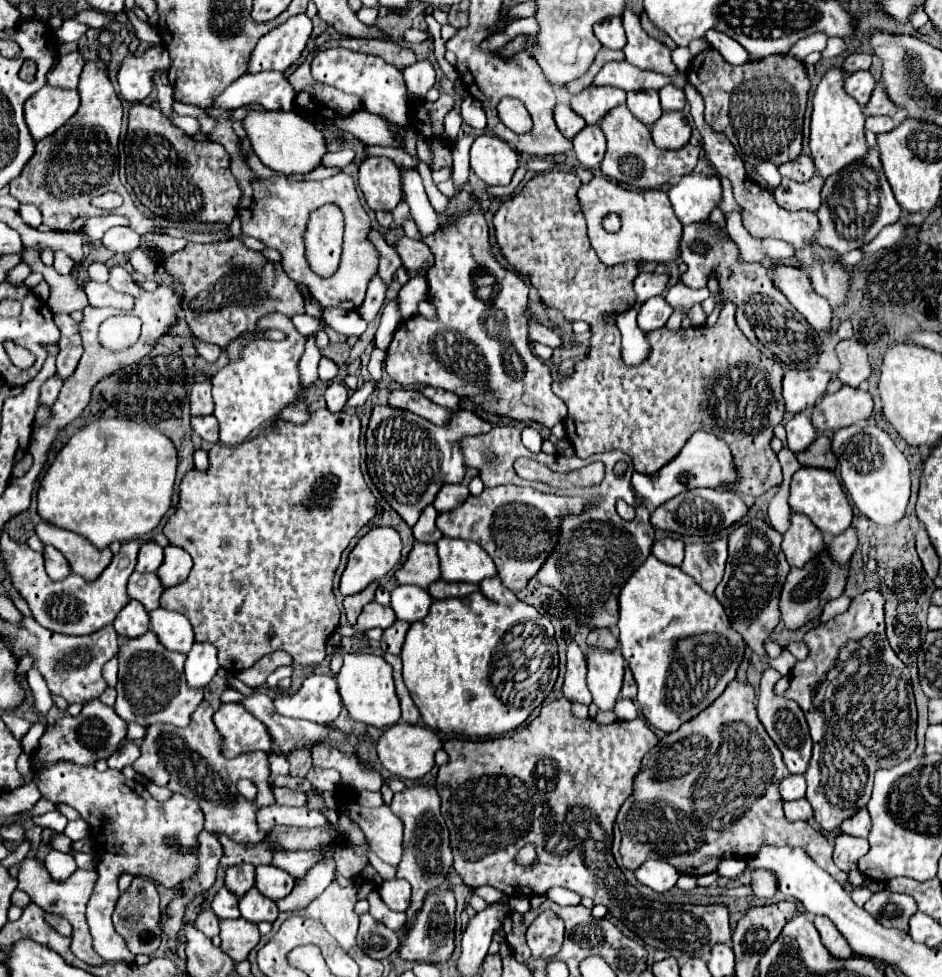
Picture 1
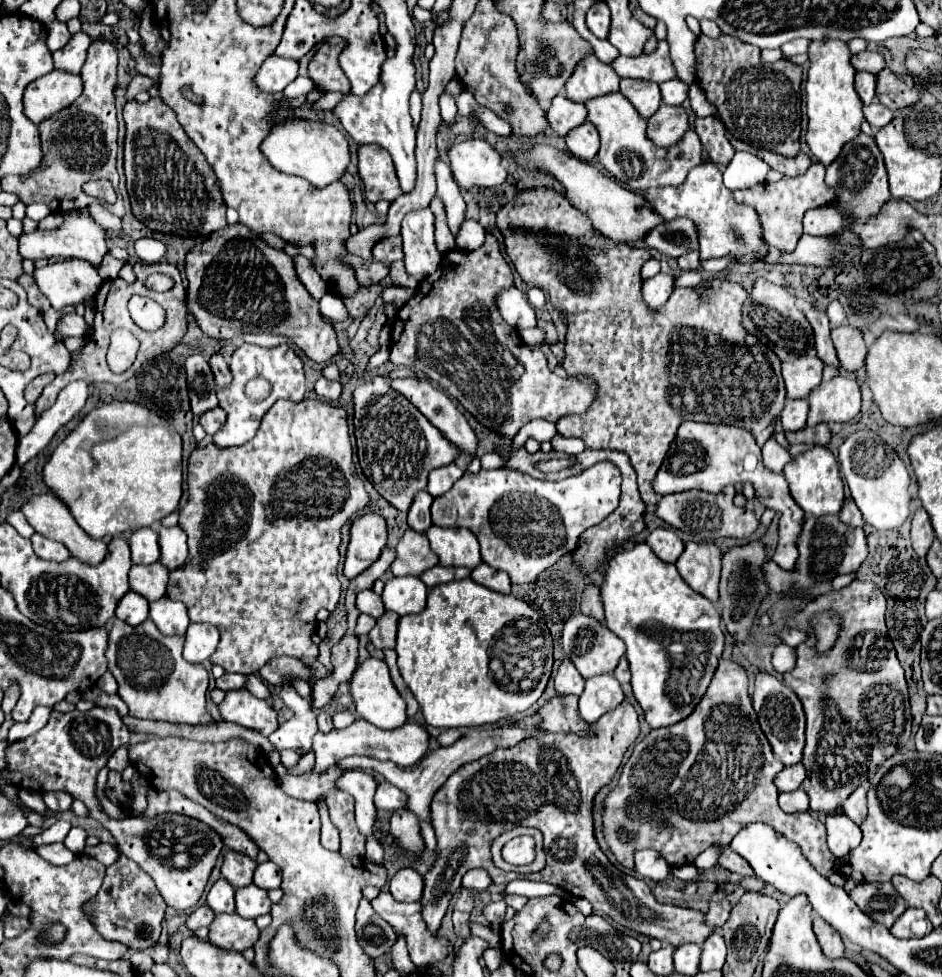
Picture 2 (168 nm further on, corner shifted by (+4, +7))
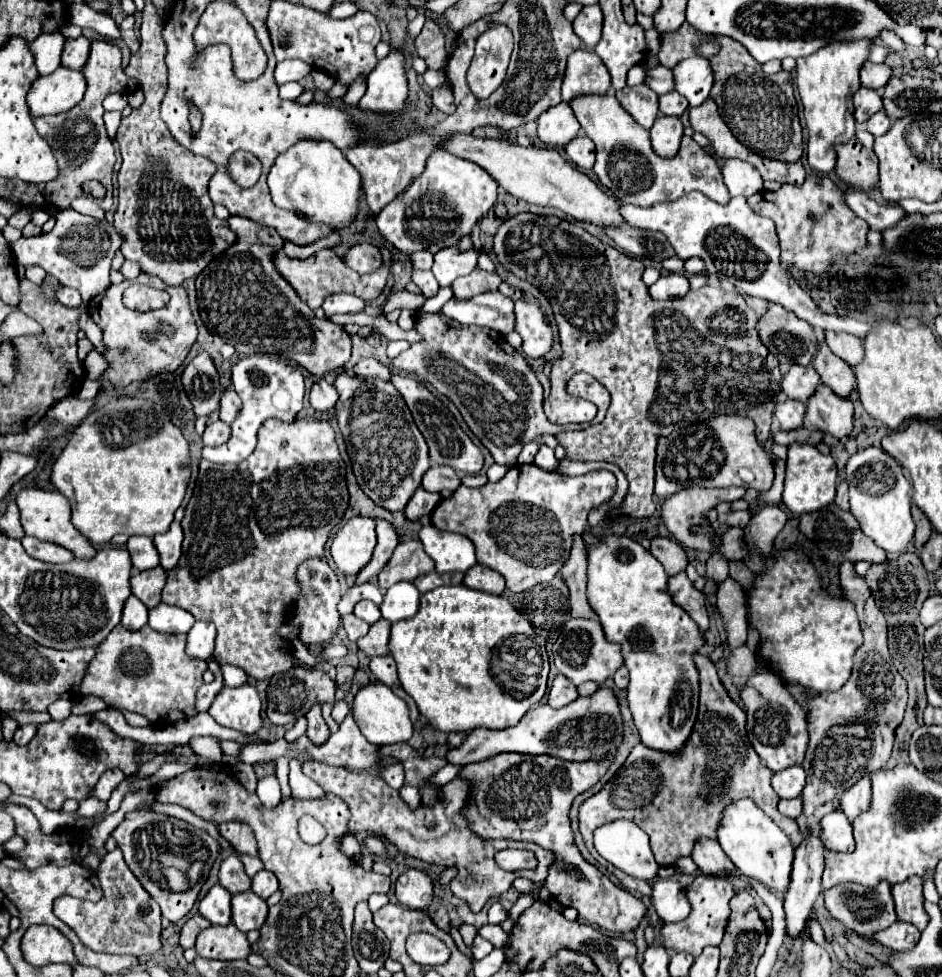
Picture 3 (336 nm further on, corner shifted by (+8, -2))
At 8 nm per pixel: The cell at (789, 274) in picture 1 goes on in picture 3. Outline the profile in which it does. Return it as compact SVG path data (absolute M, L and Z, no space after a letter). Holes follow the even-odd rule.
M825 343L819 345L819 351L813 359L813 367L819 373L821 381L835 391L835 395L851 399L853 391L857 389L853 369L847 363L841 363L841 359L837 359L837 355L833 355Z

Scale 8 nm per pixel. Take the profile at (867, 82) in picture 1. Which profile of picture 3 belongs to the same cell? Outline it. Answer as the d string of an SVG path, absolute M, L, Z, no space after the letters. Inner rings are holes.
M861 87L861 89L855 93L855 121L857 121L859 125L865 123L873 113L877 113L877 111L881 111L881 109L883 109L883 101L881 101L879 91Z

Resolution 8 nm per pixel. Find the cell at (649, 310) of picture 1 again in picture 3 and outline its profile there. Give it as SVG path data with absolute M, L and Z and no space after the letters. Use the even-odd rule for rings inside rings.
M681 273L661 275L657 283L649 287L653 299L675 299L675 297L683 297L687 291L689 291L689 279Z

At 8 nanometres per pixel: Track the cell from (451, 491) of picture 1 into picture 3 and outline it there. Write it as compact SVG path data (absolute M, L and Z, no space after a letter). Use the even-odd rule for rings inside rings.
M431 467L423 475L423 489L433 491L433 493L441 493L443 489L455 491L459 487L459 483L461 481L451 467Z

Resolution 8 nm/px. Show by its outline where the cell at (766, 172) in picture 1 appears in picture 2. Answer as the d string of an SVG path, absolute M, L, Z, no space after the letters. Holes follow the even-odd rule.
M735 152L733 160L723 172L723 183L730 190L742 190L753 188L757 184L765 182L765 176L769 172L769 164L755 154L749 152Z

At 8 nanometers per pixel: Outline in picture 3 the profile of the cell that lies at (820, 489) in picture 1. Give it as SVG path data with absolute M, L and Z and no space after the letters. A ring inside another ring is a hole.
M809 443L789 445L789 457L785 463L783 503L791 513L803 515L827 507L835 499L835 489L837 489L837 465L831 455L823 455L817 447Z

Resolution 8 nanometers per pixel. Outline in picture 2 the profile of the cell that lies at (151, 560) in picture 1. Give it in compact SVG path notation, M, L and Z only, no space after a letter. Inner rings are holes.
M139 528L129 538L133 564L153 564L159 560L159 544L155 528Z

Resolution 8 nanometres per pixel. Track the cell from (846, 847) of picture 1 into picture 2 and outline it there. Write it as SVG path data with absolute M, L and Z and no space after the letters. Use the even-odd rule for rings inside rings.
M829 814L825 820L827 844L835 858L843 858L861 842L861 828L845 814Z

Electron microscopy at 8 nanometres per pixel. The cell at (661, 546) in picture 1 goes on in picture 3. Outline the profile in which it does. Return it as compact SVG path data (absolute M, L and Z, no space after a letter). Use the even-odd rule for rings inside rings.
M665 537L653 539L651 553L665 567L667 575L677 575L677 573L685 571L685 567L687 567L687 555L685 555L683 547L673 539L665 539Z

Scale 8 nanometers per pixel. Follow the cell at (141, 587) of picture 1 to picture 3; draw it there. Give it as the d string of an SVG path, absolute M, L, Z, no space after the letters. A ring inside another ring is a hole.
M157 565L149 571L135 571L131 577L131 591L149 609L153 609L161 603L161 591L163 591L165 579L167 579L167 575L161 565Z

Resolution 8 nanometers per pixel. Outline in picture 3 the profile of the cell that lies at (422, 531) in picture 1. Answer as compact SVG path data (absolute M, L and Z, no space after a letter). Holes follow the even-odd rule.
M419 487L419 489L413 493L413 497L409 499L409 503L407 503L407 507L405 507L405 515L407 515L409 521L417 521L419 517L431 513L431 511L437 507L439 501L441 501L441 495L429 493L429 491L425 491L423 487Z

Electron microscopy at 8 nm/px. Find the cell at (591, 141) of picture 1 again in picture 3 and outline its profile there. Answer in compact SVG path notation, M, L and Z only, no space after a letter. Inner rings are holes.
M585 135L575 137L567 147L567 157L579 167L579 169L591 169L595 163L595 147L593 141Z

